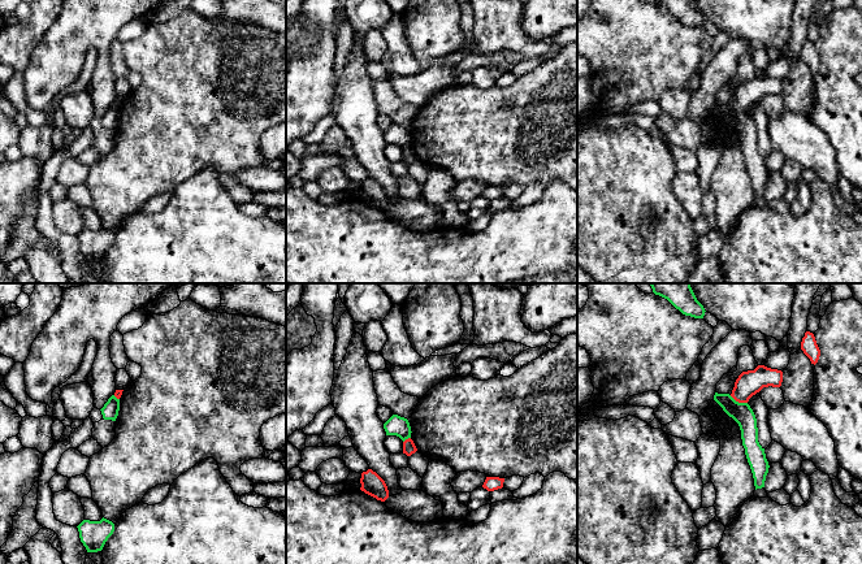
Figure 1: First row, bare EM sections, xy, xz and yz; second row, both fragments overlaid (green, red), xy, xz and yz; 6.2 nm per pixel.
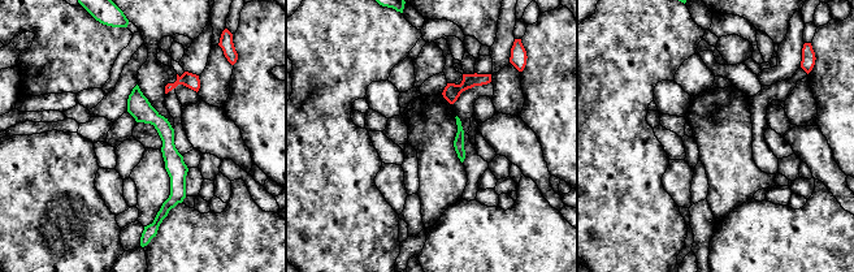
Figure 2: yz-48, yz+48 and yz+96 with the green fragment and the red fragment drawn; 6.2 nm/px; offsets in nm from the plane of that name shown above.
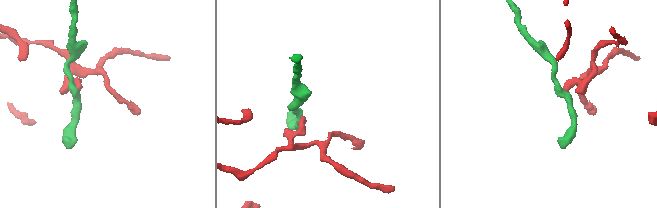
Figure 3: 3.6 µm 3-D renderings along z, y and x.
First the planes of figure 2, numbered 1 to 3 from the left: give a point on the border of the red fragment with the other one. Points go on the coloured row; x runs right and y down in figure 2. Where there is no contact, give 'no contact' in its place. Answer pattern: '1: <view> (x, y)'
1: no contact
2: no contact
3: no contact

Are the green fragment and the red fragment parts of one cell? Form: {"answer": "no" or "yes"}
{"answer": "no"}

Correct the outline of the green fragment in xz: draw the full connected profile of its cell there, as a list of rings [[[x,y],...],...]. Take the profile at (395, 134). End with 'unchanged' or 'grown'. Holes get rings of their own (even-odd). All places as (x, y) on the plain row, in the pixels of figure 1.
[[[393,123],[385,133],[384,138],[386,144],[397,144],[403,151],[411,147],[411,135],[407,127],[400,126],[398,123]]] | unchanged

